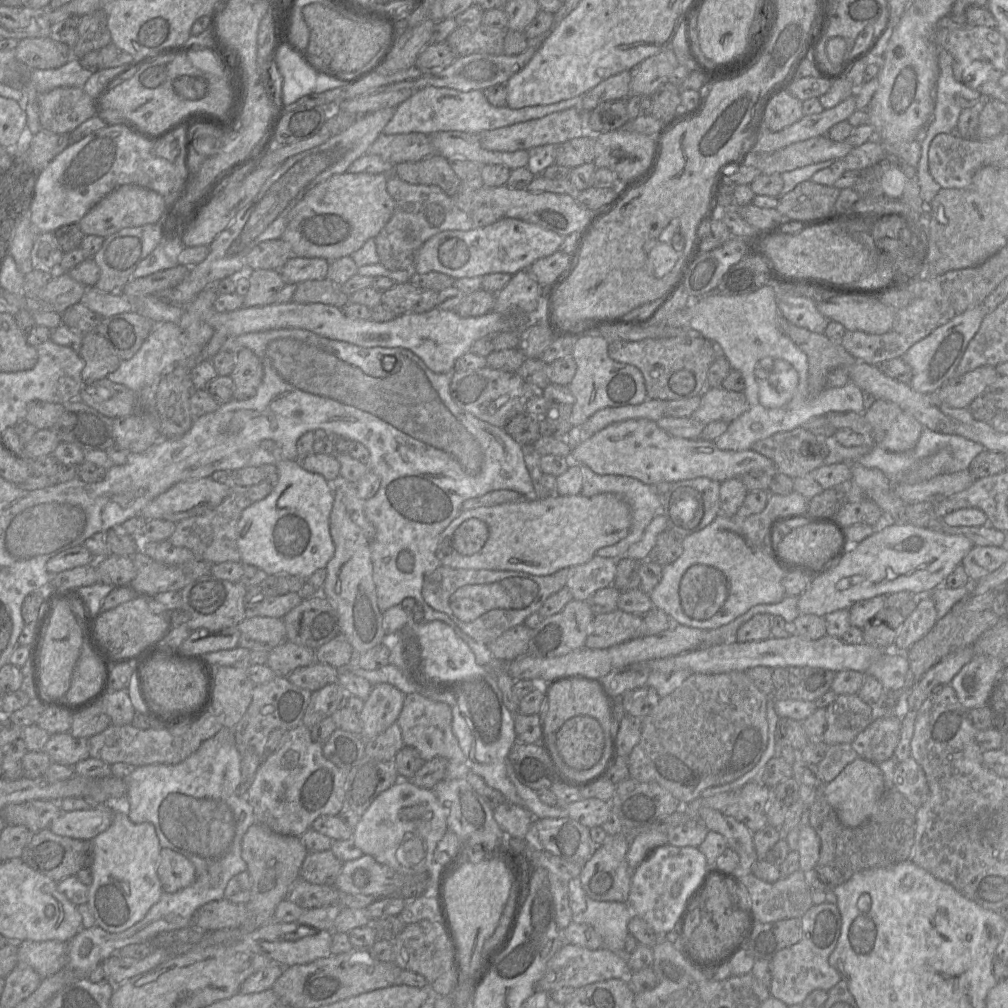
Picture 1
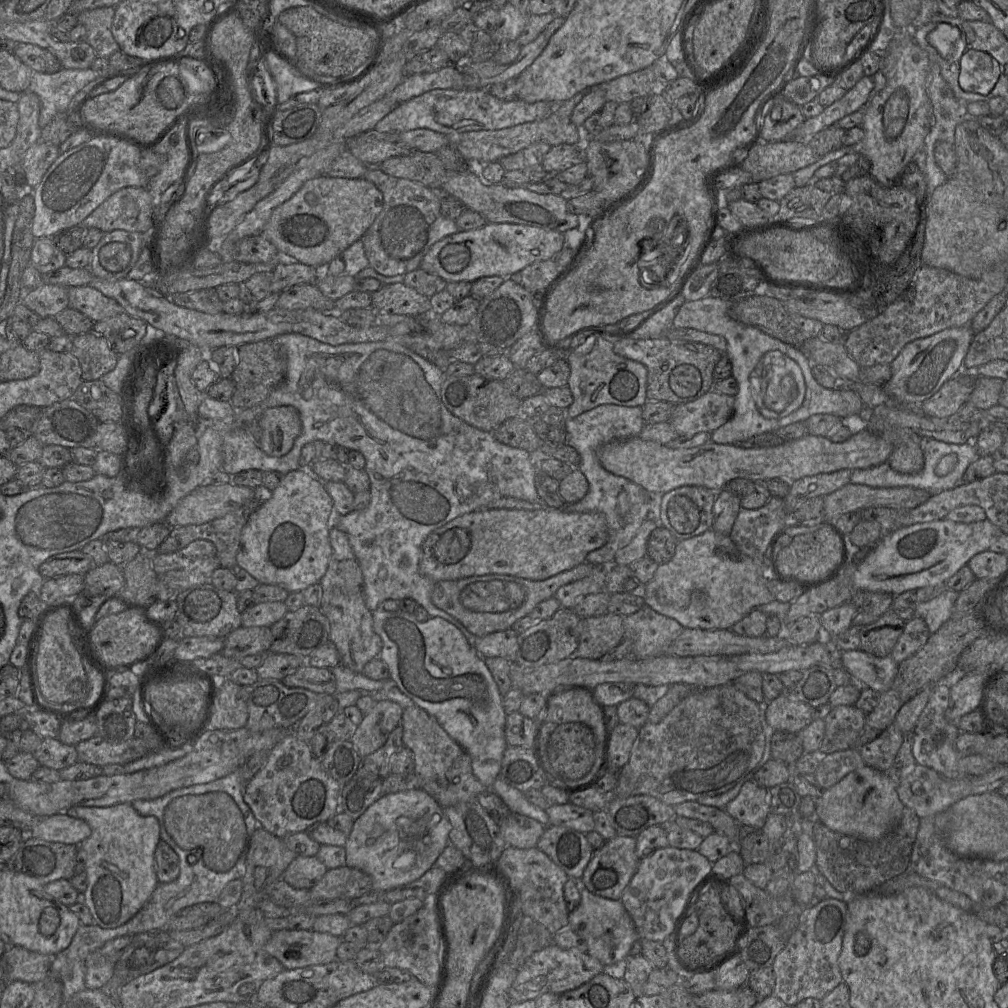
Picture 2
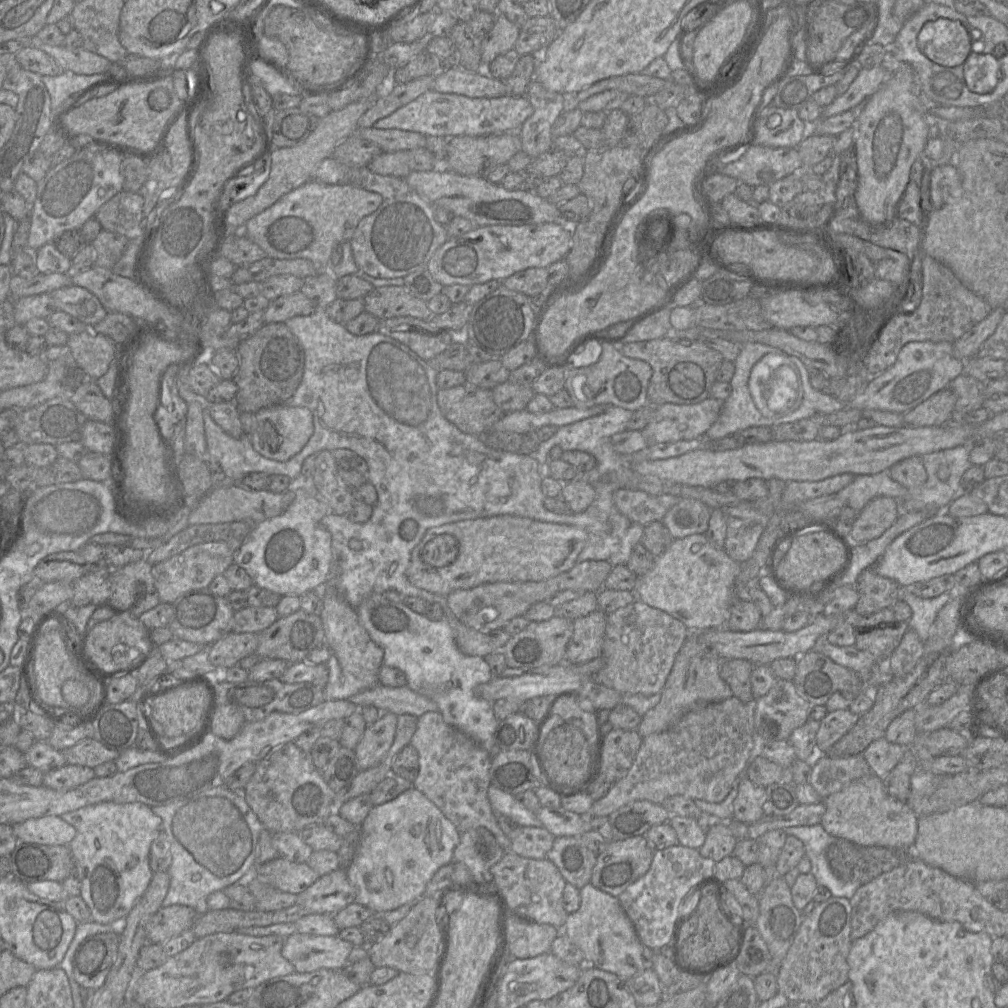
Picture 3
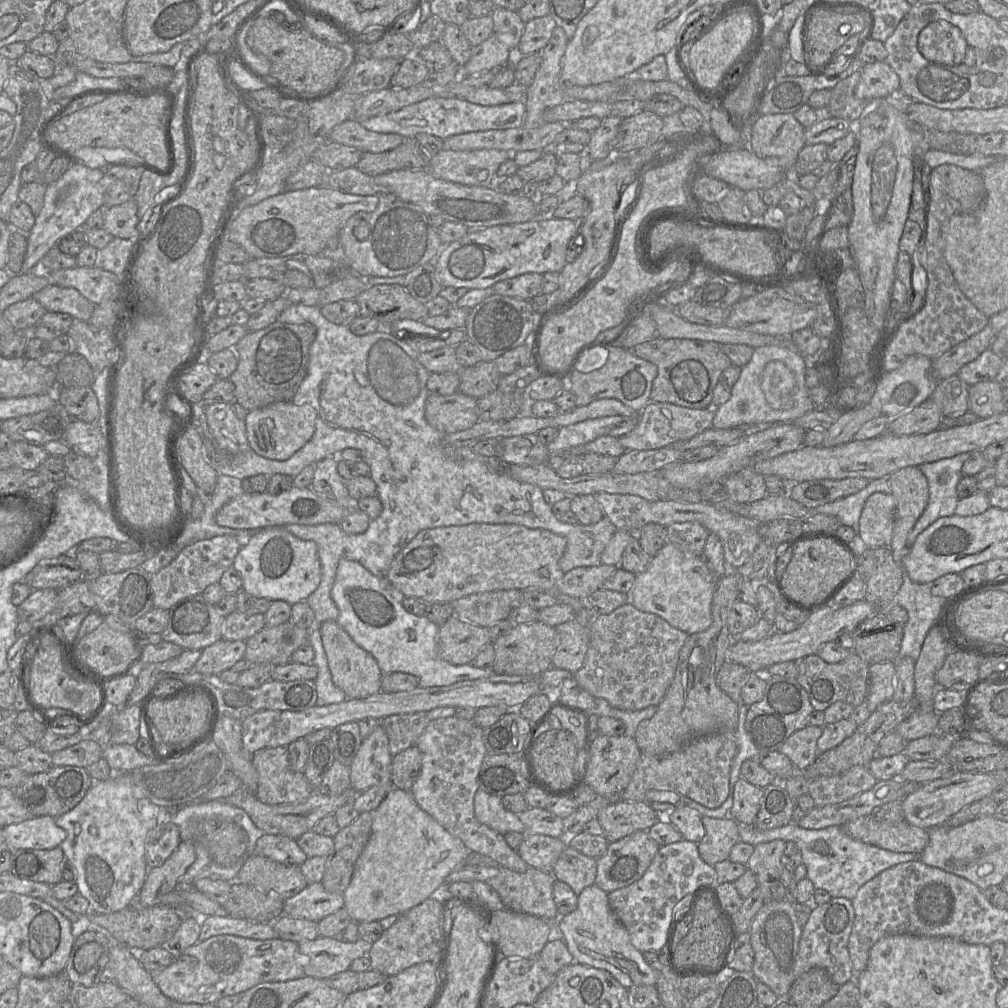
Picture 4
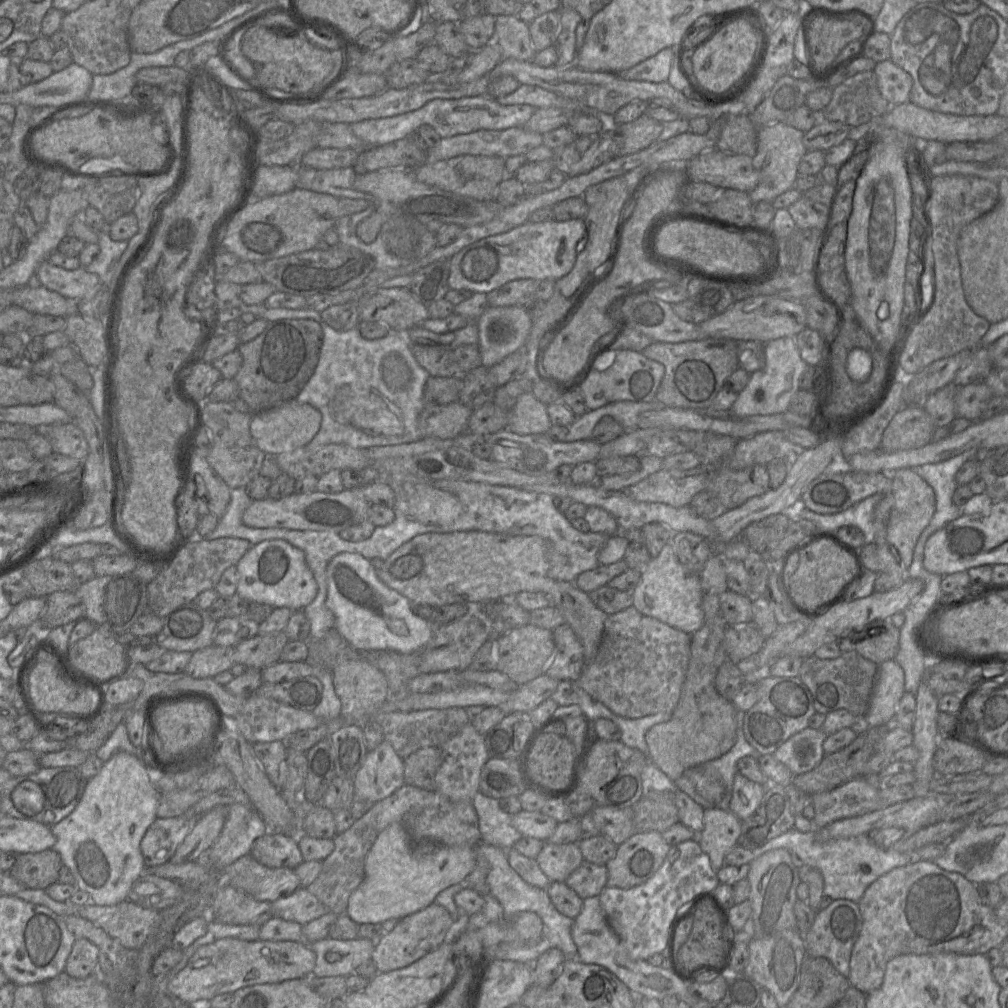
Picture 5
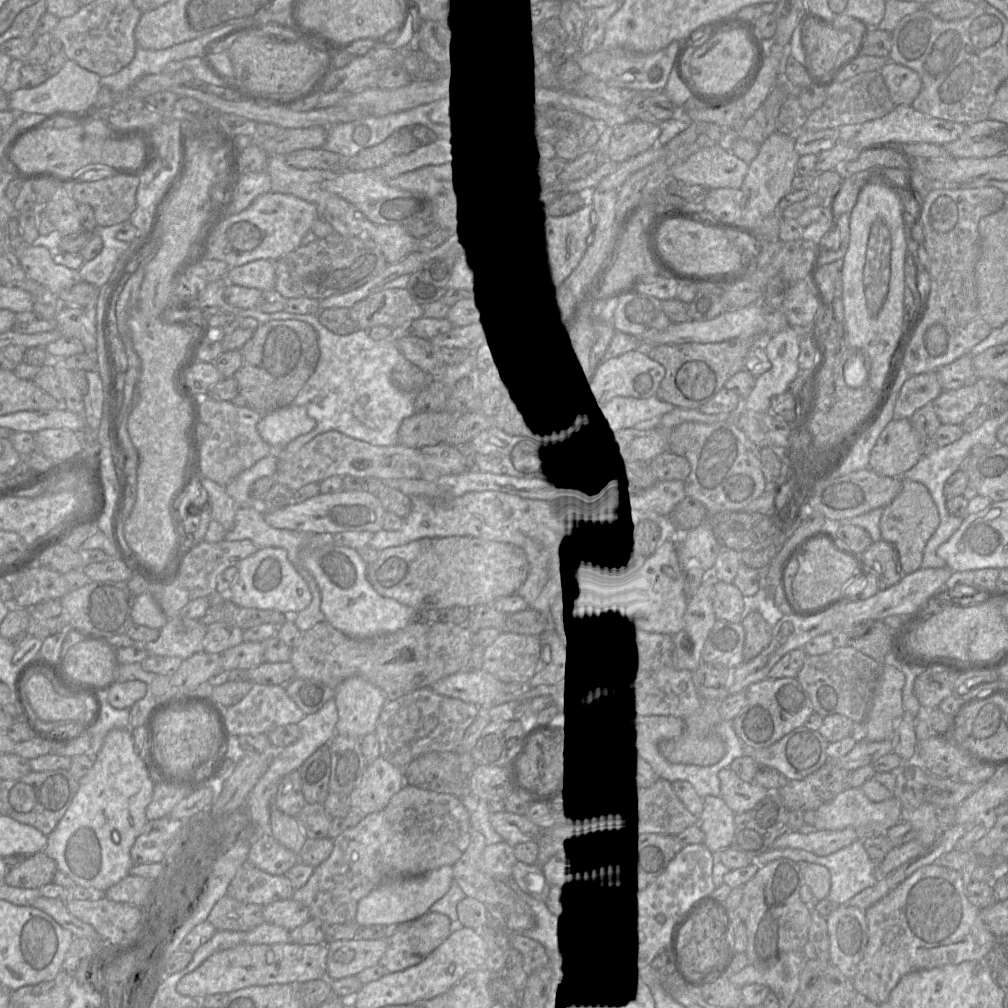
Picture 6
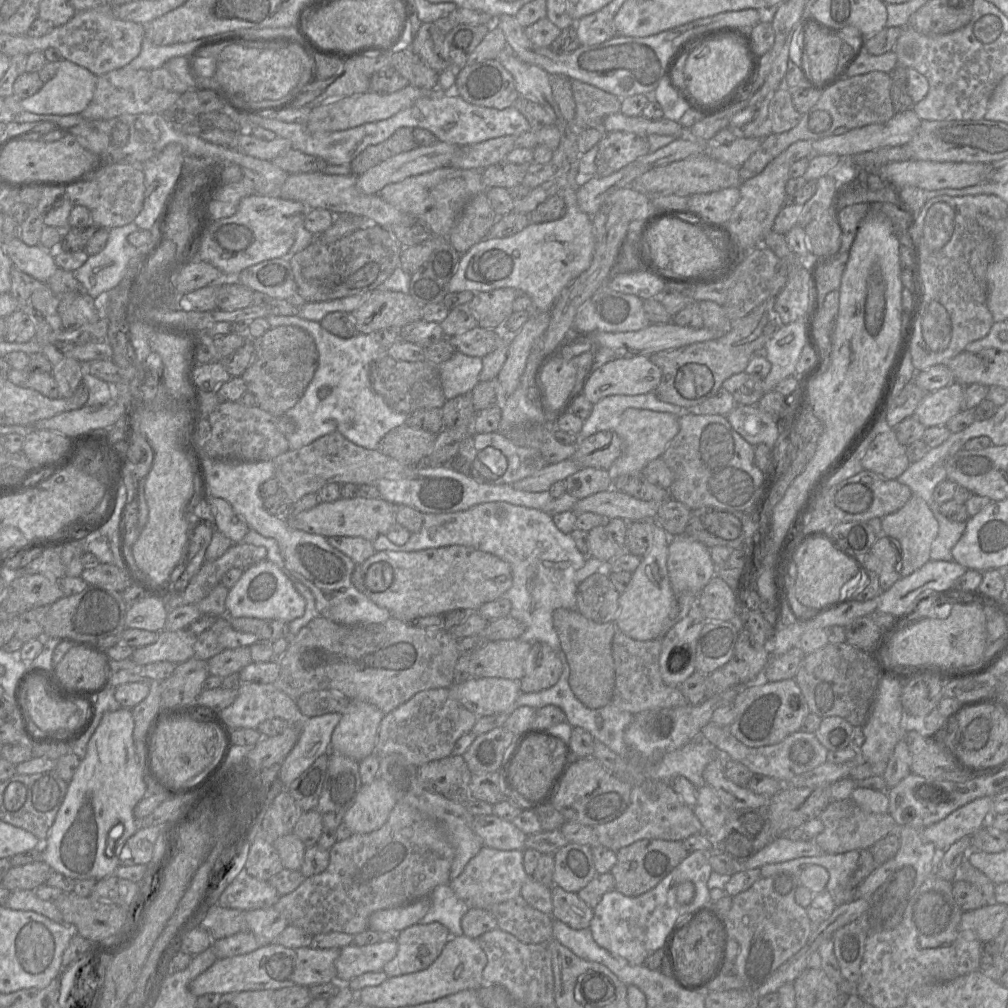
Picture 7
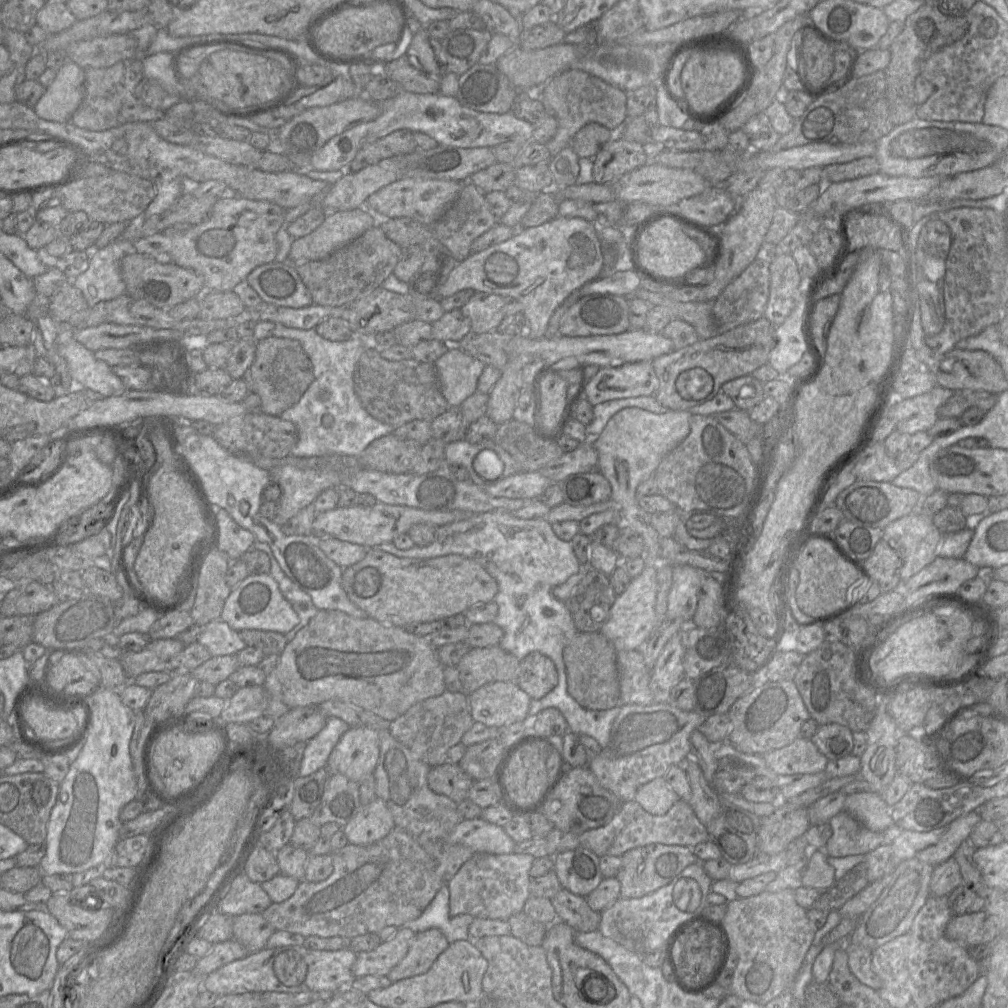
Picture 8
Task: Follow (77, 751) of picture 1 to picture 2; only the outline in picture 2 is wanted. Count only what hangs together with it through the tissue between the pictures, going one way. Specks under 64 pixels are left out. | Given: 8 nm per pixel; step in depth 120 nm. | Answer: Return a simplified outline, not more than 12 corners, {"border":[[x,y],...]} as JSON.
{"border":[[44,738],[33,755],[58,771],[78,761],[75,746]]}

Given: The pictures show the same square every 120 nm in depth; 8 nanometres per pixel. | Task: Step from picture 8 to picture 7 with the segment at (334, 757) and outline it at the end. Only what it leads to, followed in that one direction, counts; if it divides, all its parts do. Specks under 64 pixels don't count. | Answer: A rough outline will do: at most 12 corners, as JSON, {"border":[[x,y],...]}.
{"border":[[351,700],[330,751],[358,763],[375,753],[383,712]]}

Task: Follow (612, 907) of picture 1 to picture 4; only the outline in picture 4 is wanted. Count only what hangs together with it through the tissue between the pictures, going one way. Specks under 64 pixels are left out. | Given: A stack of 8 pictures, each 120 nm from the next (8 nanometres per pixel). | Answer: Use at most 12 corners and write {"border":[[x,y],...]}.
{"border":[[593,884],[558,917],[575,963],[608,971],[625,988],[656,986]]}

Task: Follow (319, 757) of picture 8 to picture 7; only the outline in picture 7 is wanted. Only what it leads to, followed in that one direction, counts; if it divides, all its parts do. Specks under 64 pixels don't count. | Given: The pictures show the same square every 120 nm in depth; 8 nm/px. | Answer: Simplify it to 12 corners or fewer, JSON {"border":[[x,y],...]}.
{"border":[[340,713],[303,718],[299,737],[280,764],[288,787],[329,754]]}

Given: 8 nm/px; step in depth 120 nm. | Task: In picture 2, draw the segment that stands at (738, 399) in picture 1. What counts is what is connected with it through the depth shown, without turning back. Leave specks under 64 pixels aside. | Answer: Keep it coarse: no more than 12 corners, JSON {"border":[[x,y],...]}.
{"border":[[711,389],[676,405],[679,437],[712,433],[731,418],[734,396]]}

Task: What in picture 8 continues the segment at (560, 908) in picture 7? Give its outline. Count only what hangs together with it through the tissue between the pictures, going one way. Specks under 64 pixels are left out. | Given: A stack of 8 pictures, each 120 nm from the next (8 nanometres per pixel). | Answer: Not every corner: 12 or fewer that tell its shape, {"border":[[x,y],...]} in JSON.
{"border":[[561,889],[550,900],[557,921],[576,932],[599,929],[601,913]]}

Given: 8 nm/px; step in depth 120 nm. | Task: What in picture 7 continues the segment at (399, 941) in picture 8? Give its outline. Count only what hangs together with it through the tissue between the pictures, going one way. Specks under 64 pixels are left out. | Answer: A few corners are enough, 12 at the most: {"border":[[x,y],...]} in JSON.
{"border":[[395,939],[341,948],[335,981],[347,984],[382,971],[395,957]]}

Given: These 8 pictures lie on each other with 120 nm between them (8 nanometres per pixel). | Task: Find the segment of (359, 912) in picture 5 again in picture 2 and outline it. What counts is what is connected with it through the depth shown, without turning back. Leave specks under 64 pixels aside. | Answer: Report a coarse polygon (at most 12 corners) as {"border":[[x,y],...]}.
{"border":[[423,789],[385,794],[355,820],[346,865],[373,892],[420,878],[449,844]]}

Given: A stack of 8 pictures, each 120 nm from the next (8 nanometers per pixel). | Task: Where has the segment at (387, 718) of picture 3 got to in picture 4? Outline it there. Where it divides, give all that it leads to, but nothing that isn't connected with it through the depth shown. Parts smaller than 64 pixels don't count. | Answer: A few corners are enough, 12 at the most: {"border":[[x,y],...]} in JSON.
{"border":[[381,725],[351,765],[361,793],[391,786],[393,756]]}

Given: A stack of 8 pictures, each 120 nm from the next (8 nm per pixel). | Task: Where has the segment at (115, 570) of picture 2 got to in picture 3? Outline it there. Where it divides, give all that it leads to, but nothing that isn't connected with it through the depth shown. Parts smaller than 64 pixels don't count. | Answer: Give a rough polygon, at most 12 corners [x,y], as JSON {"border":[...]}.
{"border":[[107,574],[71,582],[67,605],[97,605],[111,596]]}

